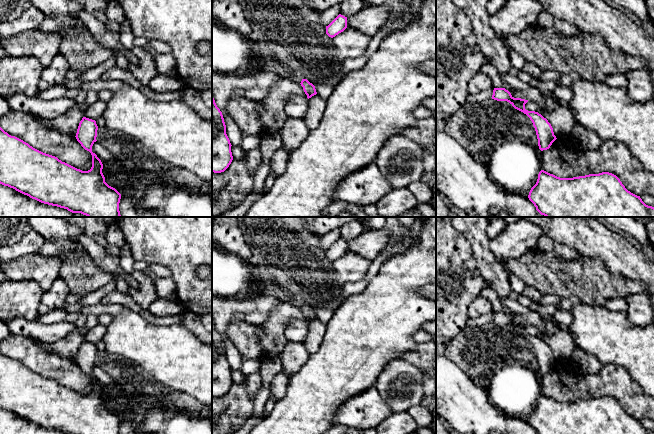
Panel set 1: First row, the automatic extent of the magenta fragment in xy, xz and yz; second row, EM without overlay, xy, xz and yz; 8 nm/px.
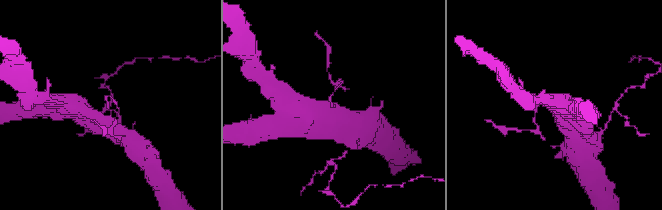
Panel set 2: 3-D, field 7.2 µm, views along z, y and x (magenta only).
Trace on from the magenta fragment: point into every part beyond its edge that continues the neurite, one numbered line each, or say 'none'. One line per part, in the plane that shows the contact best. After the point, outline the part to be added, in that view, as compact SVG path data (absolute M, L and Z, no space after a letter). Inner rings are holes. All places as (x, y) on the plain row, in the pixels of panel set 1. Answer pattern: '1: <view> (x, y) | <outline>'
none

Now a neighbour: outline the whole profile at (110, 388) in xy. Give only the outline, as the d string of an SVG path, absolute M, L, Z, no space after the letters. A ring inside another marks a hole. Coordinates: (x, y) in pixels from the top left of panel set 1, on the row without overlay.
M99 365L94 366L92 376L97 379L103 388L103 398L118 398L123 393L115 380L108 375Z

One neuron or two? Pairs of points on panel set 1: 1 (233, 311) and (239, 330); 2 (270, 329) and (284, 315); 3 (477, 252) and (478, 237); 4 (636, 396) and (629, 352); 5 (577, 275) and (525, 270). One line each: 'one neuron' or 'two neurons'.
1: two neurons
2: one neuron
3: one neuron
4: two neurons
5: one neuron

